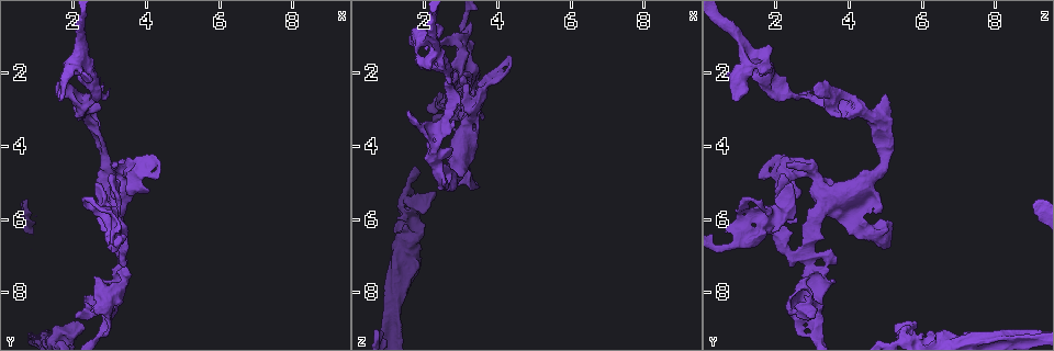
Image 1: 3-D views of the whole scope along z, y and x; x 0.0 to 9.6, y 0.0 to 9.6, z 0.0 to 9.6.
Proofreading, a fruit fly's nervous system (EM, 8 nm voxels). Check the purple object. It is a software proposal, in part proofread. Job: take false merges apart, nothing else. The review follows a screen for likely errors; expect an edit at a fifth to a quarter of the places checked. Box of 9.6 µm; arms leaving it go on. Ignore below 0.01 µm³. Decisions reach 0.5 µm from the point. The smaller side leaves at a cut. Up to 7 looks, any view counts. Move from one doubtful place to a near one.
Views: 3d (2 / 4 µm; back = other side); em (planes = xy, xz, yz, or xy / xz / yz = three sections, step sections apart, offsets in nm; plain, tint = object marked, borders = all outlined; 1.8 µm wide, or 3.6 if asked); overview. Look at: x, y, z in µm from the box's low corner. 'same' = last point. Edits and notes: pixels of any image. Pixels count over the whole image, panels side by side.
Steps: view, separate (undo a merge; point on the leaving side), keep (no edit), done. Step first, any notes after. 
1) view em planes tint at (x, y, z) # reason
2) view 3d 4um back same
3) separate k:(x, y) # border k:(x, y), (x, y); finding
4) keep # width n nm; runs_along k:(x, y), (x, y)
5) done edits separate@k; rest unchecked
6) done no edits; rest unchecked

view 3d 4um at (3.30, 6.20, 1.90) # sharp bend

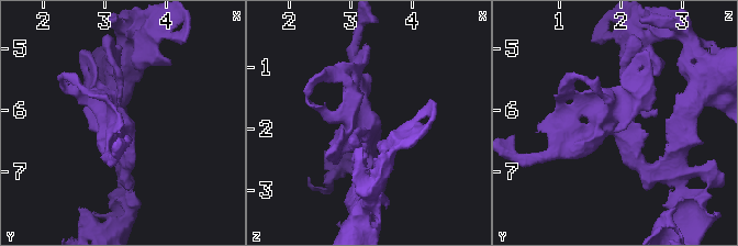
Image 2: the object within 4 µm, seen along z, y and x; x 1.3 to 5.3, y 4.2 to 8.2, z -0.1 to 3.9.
view em planes plain at (3.30, 6.20, 1.85)

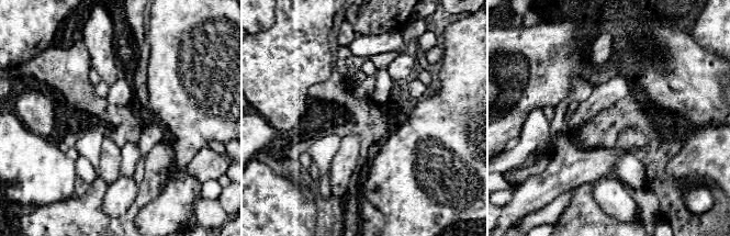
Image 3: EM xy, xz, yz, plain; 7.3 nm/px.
view em planes tint same

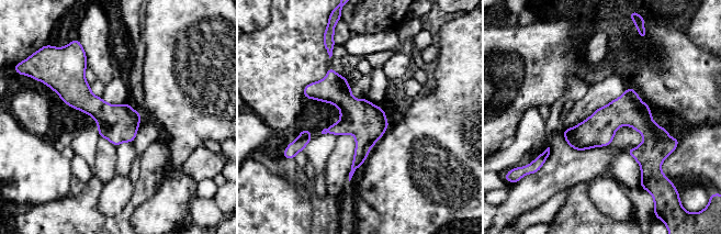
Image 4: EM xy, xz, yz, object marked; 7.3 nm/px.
keep # continuous, no second cell

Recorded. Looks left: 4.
view em planes borders at (3.50, 4.55, 2.65) # four or more arms meet

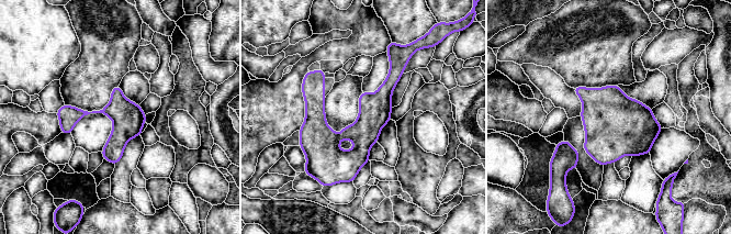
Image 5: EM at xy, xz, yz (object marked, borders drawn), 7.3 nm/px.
keep # width 240 nm; all the same cell

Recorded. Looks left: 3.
view em planes tint at (2.30, 2.95, 4.25) # thick turns thin

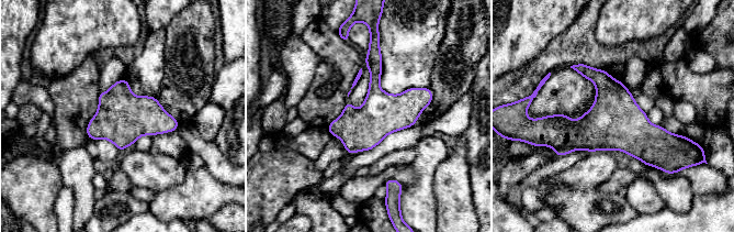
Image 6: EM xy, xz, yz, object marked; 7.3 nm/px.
keep # continuous, no second cell

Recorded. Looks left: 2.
done no edits; rest unchecked

